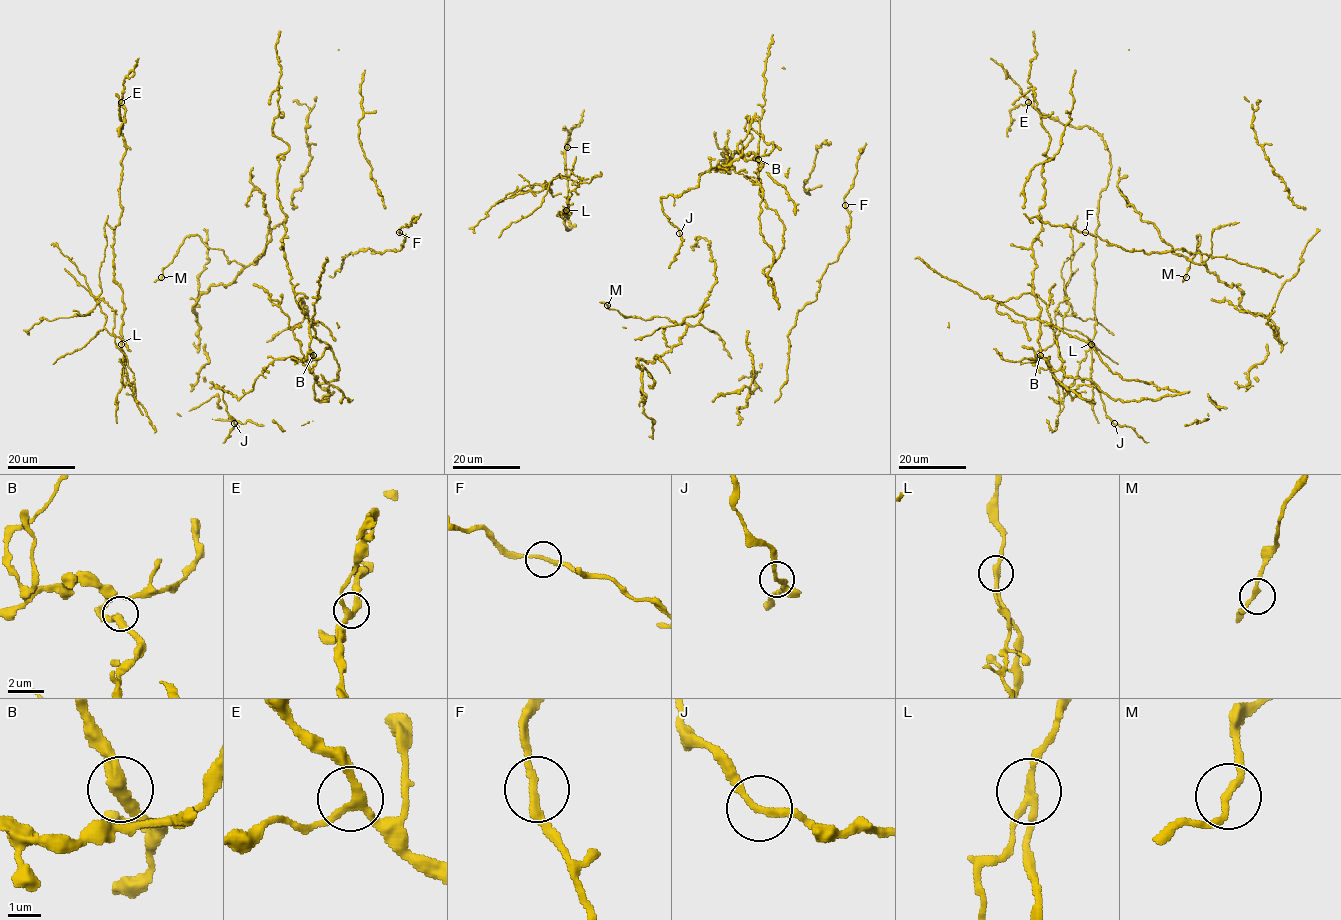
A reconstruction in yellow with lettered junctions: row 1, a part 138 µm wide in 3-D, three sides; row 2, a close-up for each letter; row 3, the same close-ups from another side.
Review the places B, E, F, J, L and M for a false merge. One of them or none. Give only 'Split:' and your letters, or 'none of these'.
Split: L

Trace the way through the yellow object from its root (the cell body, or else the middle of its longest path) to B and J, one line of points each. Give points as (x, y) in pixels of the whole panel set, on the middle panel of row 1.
B: (736, 152), (746, 160), (758, 159)
J: (736, 152), (746, 160), (759, 157), (747, 153), (716, 165), (694, 188), (662, 198), (662, 212), (679, 233)

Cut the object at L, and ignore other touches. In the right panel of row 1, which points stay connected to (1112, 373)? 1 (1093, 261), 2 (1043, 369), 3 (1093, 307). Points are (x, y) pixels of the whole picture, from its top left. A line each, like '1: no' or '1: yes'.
1: yes
2: yes
3: yes

